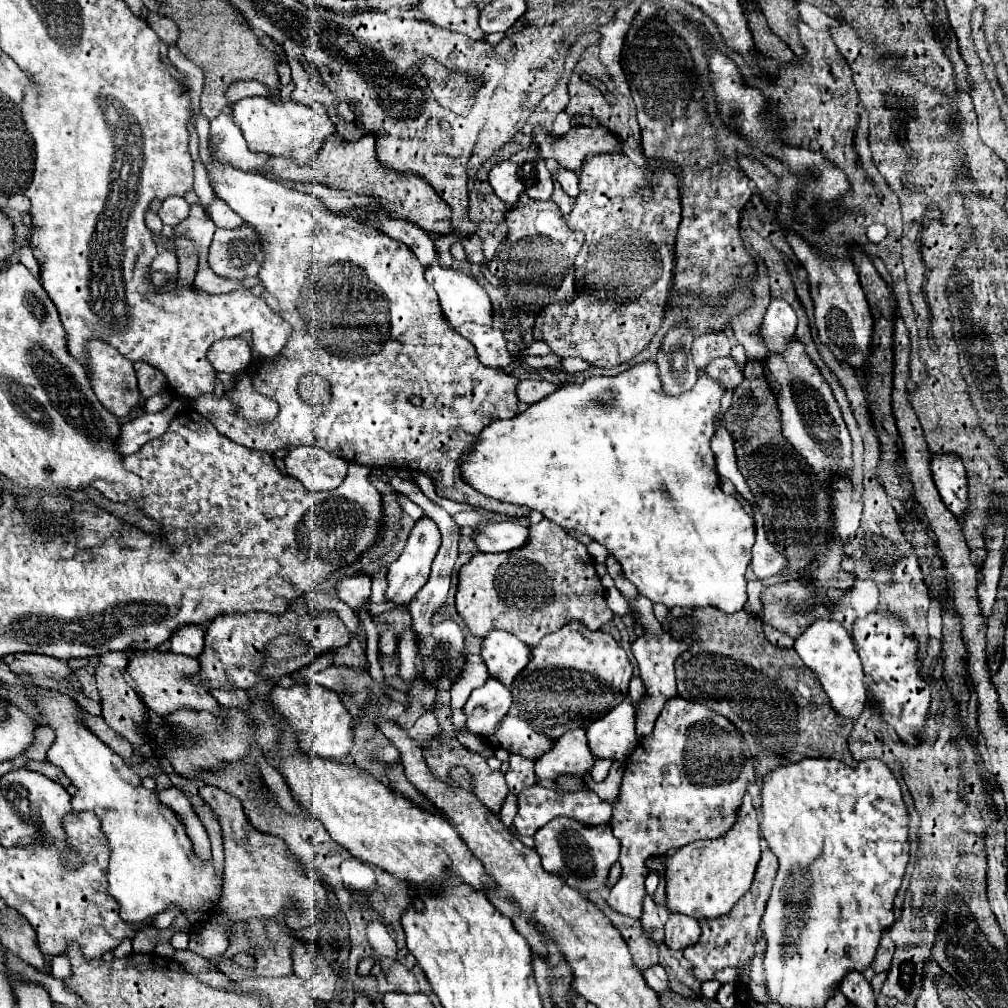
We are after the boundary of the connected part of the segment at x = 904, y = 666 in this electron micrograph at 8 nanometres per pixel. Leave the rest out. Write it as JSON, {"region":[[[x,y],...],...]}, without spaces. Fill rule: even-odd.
{"region":[[[880,611],[870,613],[864,619],[856,619],[852,639],[862,659],[864,673],[874,679],[874,683],[868,687],[868,697],[878,703],[882,717],[896,729],[900,739],[904,739],[906,745],[916,745],[918,741],[914,733],[924,725],[930,705],[930,689],[918,677],[916,641],[910,637],[902,621]]]}

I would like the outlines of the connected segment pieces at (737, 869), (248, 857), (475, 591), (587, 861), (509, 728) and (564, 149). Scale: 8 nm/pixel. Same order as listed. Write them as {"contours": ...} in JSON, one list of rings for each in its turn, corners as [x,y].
{"contours":[[[[750,793],[744,795],[738,807],[738,819],[728,833],[718,839],[702,839],[680,847],[666,861],[666,895],[668,911],[684,913],[694,919],[718,917],[750,889],[756,863],[760,859],[760,823],[758,809]]],[[[202,785],[198,789],[200,797],[212,807],[212,811],[218,815],[222,825],[222,837],[224,837],[224,887],[222,887],[222,911],[230,915],[230,919],[250,919],[250,917],[274,917],[280,913],[280,909],[290,907],[288,911],[288,925],[292,929],[308,927],[310,923],[316,923],[322,917],[322,911],[326,907],[326,889],[322,881],[300,867],[300,863],[288,853],[286,845],[282,845],[280,839],[274,839],[270,835],[258,835],[250,823],[246,823],[246,815],[242,811],[242,805],[232,795],[226,795],[222,789],[214,785]]],[[[542,519],[540,523],[530,527],[528,543],[516,551],[508,553],[476,553],[458,575],[458,593],[456,593],[456,611],[462,621],[468,625],[470,633],[476,637],[486,637],[492,629],[504,629],[524,641],[528,647],[538,645],[542,635],[558,631],[568,621],[582,621],[588,629],[596,631],[610,619],[614,619],[614,611],[606,605],[606,591],[600,583],[600,577],[594,571],[592,557],[586,547],[562,531],[554,527],[554,523]]],[[[556,817],[544,827],[540,827],[534,835],[536,851],[542,857],[542,867],[546,871],[558,873],[566,879],[566,883],[578,889],[582,895],[588,891],[602,889],[606,885],[606,875],[612,863],[618,861],[620,843],[612,833],[610,825],[586,825],[582,821],[570,817]]],[[[510,713],[500,721],[500,727],[488,737],[488,741],[492,747],[504,747],[530,759],[538,759],[554,743],[550,737],[532,731],[532,727],[520,717],[510,717]]],[[[542,125],[535,126],[532,135],[534,141],[538,143],[538,149],[542,153],[544,159],[554,159],[560,167],[566,167],[574,173],[580,173],[582,169],[582,161],[588,154],[602,153],[604,137],[596,136],[573,136],[568,135],[568,132],[562,136],[553,135],[553,143],[546,143],[548,141],[549,133]]]]}

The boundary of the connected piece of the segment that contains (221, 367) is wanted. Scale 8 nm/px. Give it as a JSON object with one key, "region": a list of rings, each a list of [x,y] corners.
{"region":[[[242,337],[214,341],[212,347],[208,349],[208,361],[218,373],[236,375],[248,367],[250,359],[252,359],[250,345]]]}

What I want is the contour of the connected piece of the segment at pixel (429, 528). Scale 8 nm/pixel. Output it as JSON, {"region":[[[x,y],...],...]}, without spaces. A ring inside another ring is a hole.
{"region":[[[422,517],[420,521],[416,521],[406,547],[402,551],[402,555],[398,557],[398,561],[394,561],[390,565],[388,571],[388,591],[386,591],[386,599],[388,601],[396,601],[396,603],[410,603],[410,599],[414,597],[414,593],[426,583],[428,573],[430,573],[430,563],[434,561],[434,555],[438,553],[438,547],[441,546],[442,536],[438,531],[438,525],[430,519],[430,517]]]}

